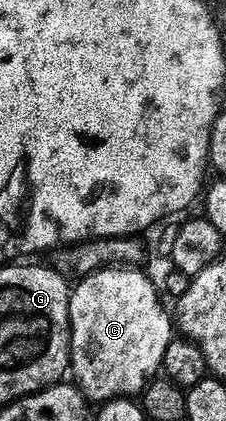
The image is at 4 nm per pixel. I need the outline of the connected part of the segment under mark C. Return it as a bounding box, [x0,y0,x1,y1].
[69,267,173,403]

